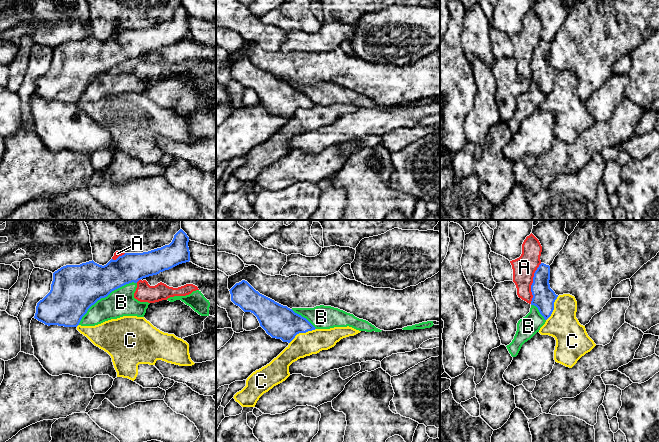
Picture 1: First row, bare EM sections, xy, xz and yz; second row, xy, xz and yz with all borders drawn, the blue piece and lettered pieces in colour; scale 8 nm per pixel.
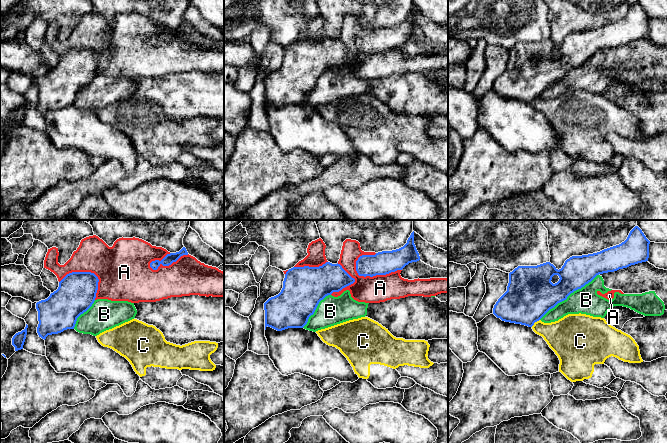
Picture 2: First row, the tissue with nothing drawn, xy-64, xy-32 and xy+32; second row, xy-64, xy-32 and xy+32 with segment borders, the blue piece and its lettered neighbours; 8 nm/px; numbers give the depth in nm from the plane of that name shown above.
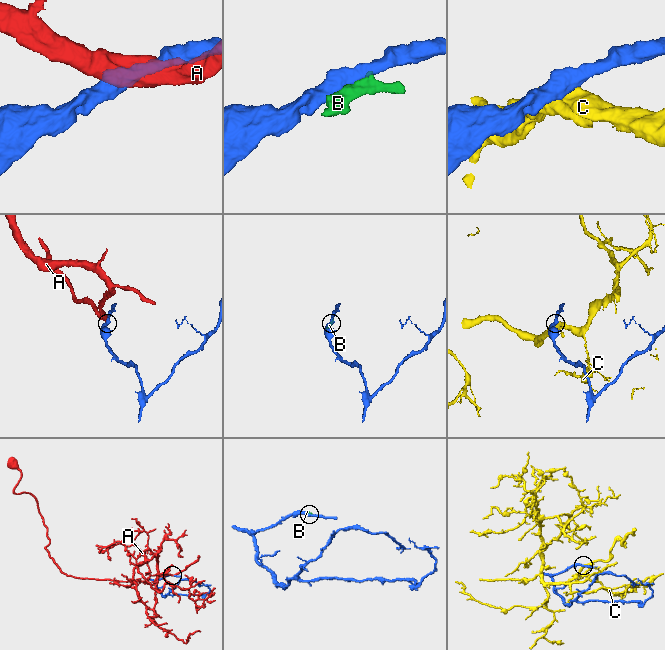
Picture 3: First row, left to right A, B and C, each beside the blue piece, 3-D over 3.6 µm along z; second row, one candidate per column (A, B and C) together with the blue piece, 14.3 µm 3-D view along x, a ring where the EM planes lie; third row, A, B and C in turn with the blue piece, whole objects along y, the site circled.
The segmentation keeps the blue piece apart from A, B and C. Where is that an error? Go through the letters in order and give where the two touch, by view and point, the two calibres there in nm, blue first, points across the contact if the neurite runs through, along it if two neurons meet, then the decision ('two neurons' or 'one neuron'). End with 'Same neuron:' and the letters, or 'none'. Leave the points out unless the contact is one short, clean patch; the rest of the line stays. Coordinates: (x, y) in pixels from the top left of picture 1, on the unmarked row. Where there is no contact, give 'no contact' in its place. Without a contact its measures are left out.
A: contact yz (532, 59); calibres 180 and 190 nm; two neurons
B: contact xy (104, 73); calibres 380 and 220 nm; two neurons
C: contact xz (301, 108); calibres 260 and 190 nm; two neurons
Same neuron: none

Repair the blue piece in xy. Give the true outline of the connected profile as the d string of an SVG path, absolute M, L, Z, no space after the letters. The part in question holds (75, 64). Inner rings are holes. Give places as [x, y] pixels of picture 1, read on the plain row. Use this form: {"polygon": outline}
{"polygon": "M180 5L169 21L143 29L125 29L102 42L93 36L80 41L66 41L53 49L50 68L37 79L34 94L45 101L77 103L88 85L112 67L129 59L157 51L190 37L189 13Z"}

